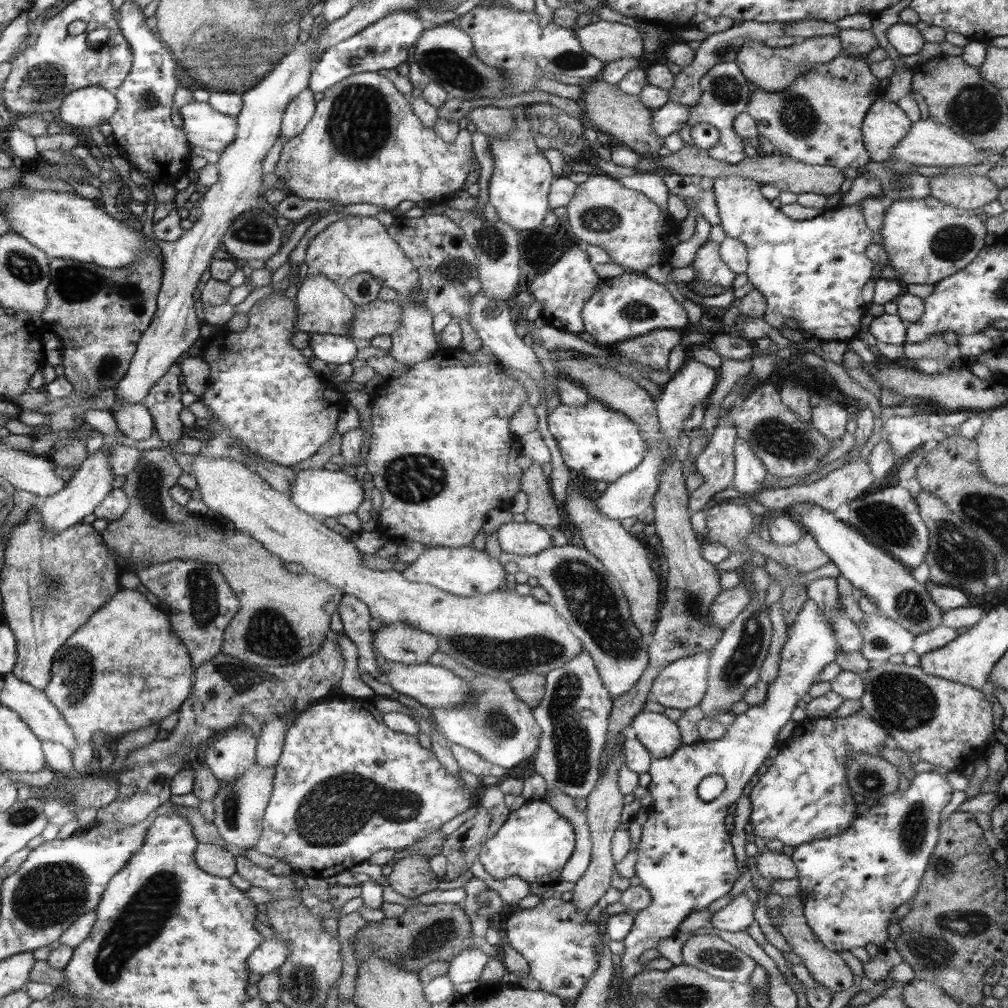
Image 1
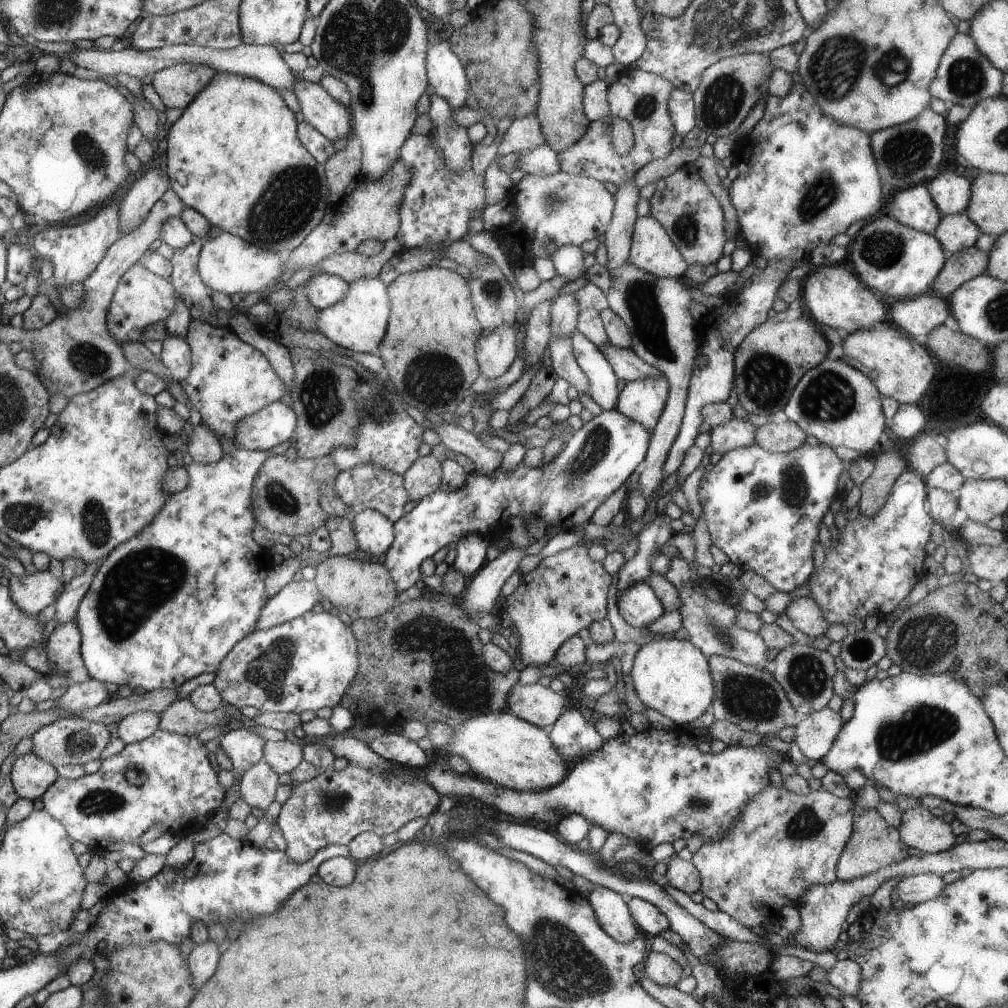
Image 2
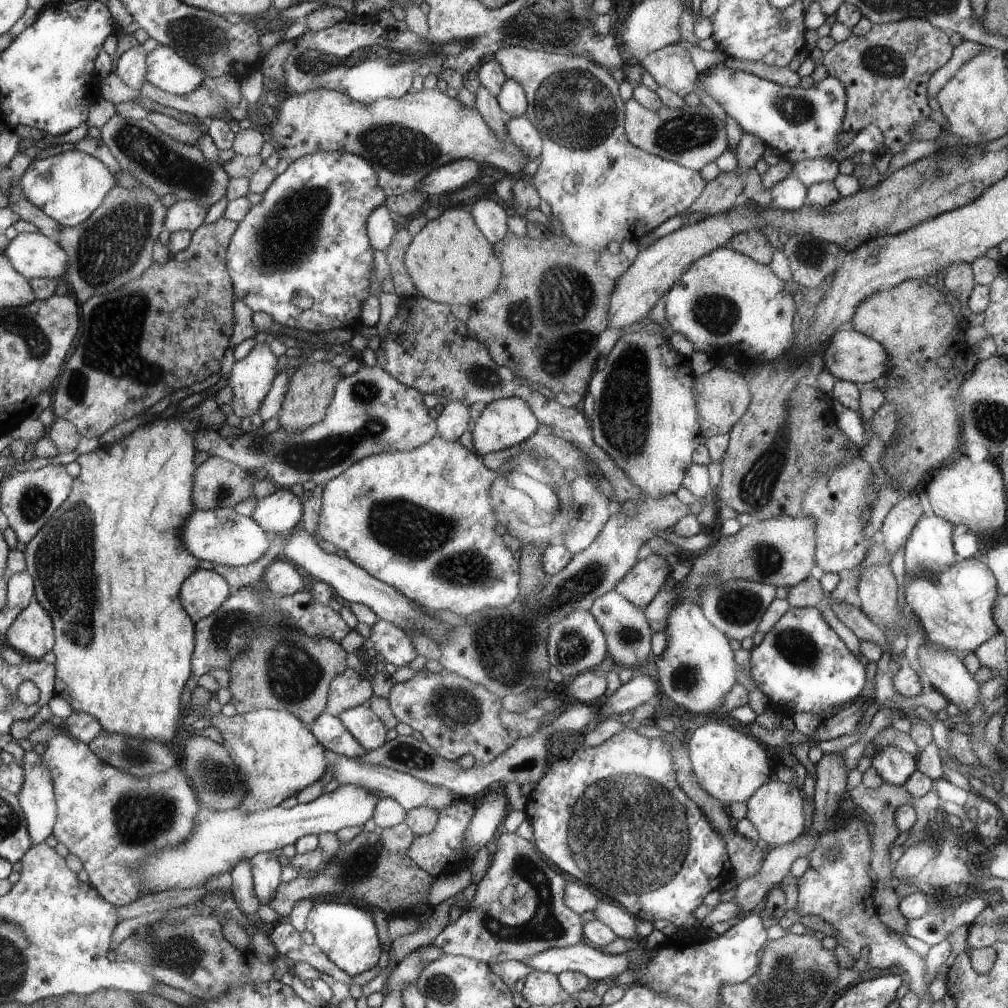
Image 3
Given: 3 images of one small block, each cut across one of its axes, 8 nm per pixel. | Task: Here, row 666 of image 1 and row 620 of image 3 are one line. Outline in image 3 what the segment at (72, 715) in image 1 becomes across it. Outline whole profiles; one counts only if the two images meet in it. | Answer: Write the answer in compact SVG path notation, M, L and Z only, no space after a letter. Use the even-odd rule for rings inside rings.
M194 400L186 405L186 412L169 420L157 420L140 426L129 435L115 441L100 445L96 450L78 455L76 460L81 466L79 476L74 479L74 487L71 494L60 506L59 510L51 516L50 522L39 531L39 534L26 545L27 569L33 578L35 586L35 598L49 612L55 629L55 646L53 653L56 655L55 666L55 695L60 695L74 711L84 711L95 716L103 730L109 733L119 732L135 737L146 737L162 742L170 742L176 736L178 720L182 714L180 706L180 694L190 678L190 658L193 658L194 646L194 622L192 617L183 607L180 600L180 591L183 582L200 567L200 560L194 556L181 539L181 528L188 517L196 510L192 498L194 475L199 467L194 461L199 445L196 444L196 435L203 429L211 429L218 432L222 428L226 417L219 405L212 400Z

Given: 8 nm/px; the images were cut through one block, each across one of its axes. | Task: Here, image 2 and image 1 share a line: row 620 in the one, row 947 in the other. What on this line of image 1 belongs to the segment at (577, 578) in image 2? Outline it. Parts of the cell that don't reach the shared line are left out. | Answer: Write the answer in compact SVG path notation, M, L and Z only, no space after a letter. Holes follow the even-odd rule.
M559 895L542 899L532 909L516 908L504 920L504 940L527 961L528 976L540 983L540 990L555 993L560 1000L569 1003L580 998L584 985L596 974L600 956L600 926L588 921L586 914L580 914L572 901L564 901Z

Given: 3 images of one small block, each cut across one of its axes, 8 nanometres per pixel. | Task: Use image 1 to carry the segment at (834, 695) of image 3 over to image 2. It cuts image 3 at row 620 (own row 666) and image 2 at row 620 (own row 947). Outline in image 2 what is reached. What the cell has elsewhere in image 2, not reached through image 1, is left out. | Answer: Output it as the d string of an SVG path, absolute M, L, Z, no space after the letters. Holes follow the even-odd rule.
M646 582L636 584L618 597L617 606L622 619L633 628L651 626L666 614L658 595Z

